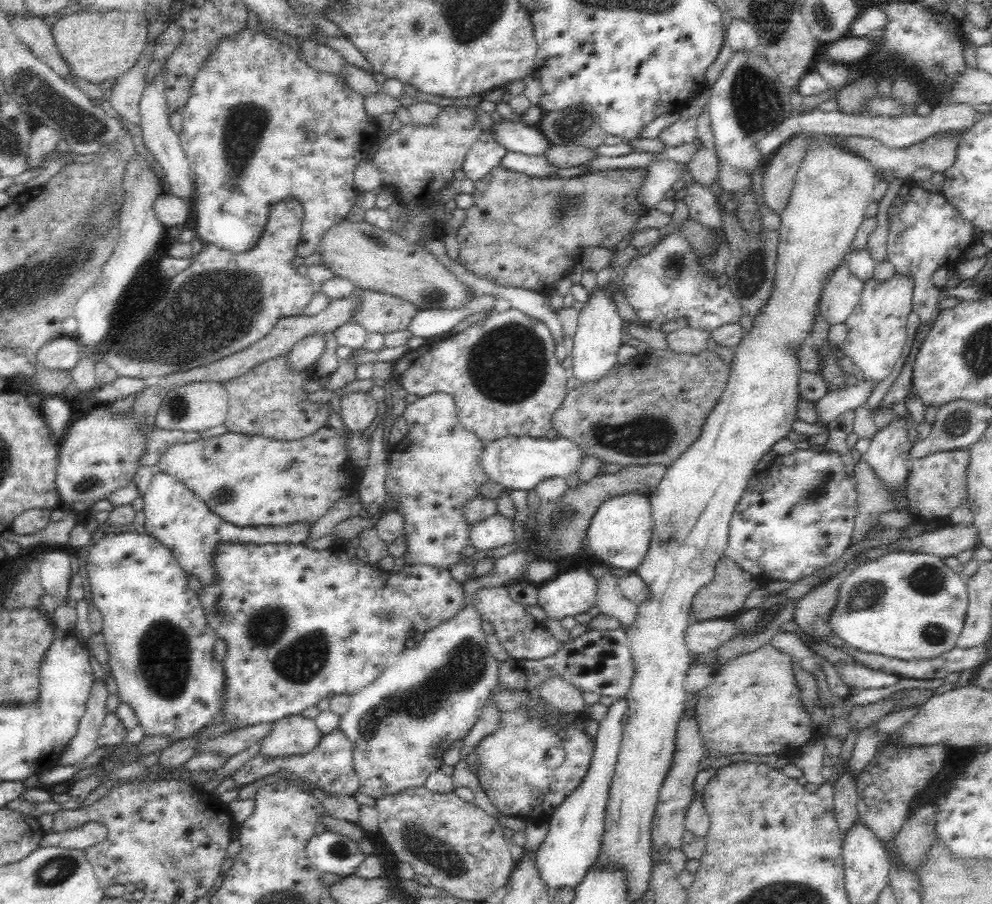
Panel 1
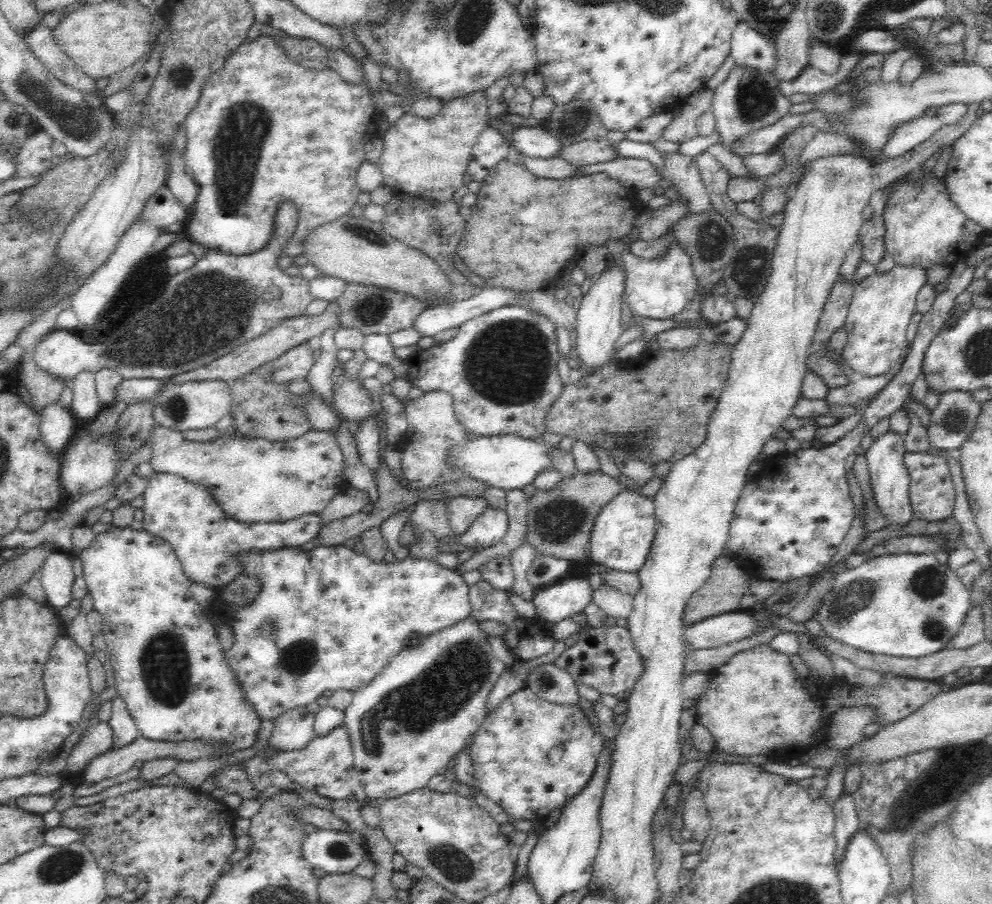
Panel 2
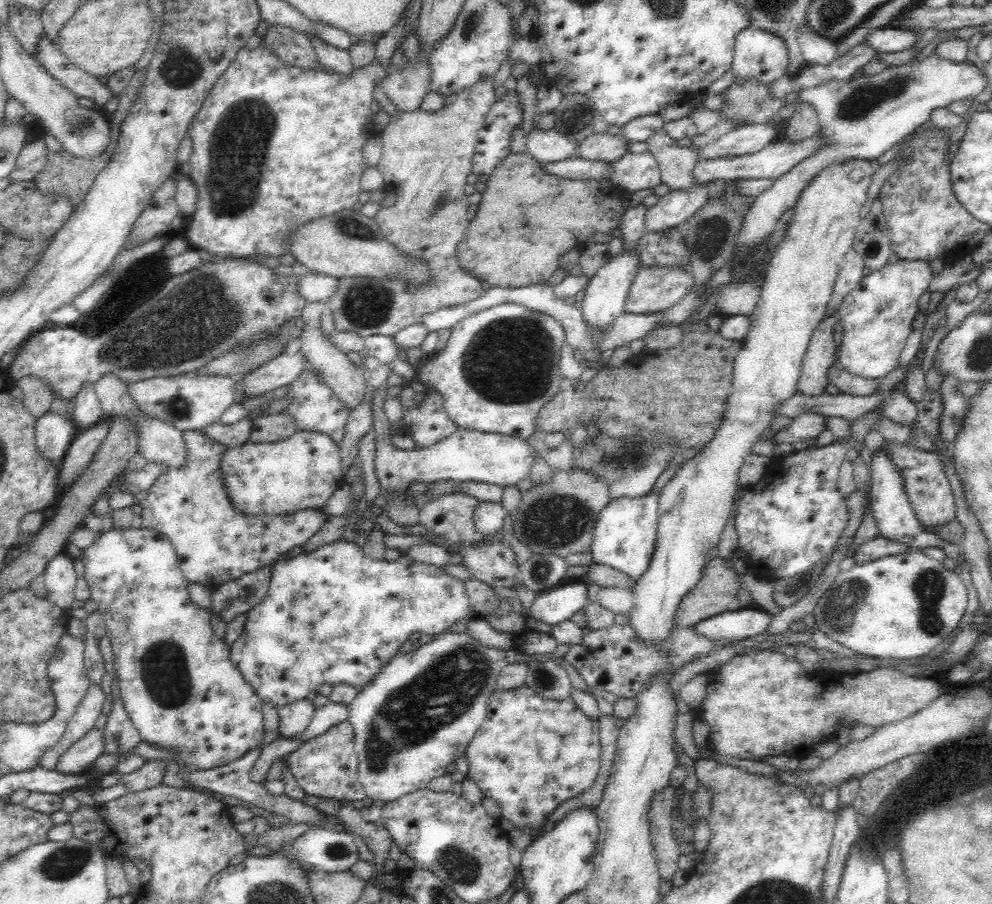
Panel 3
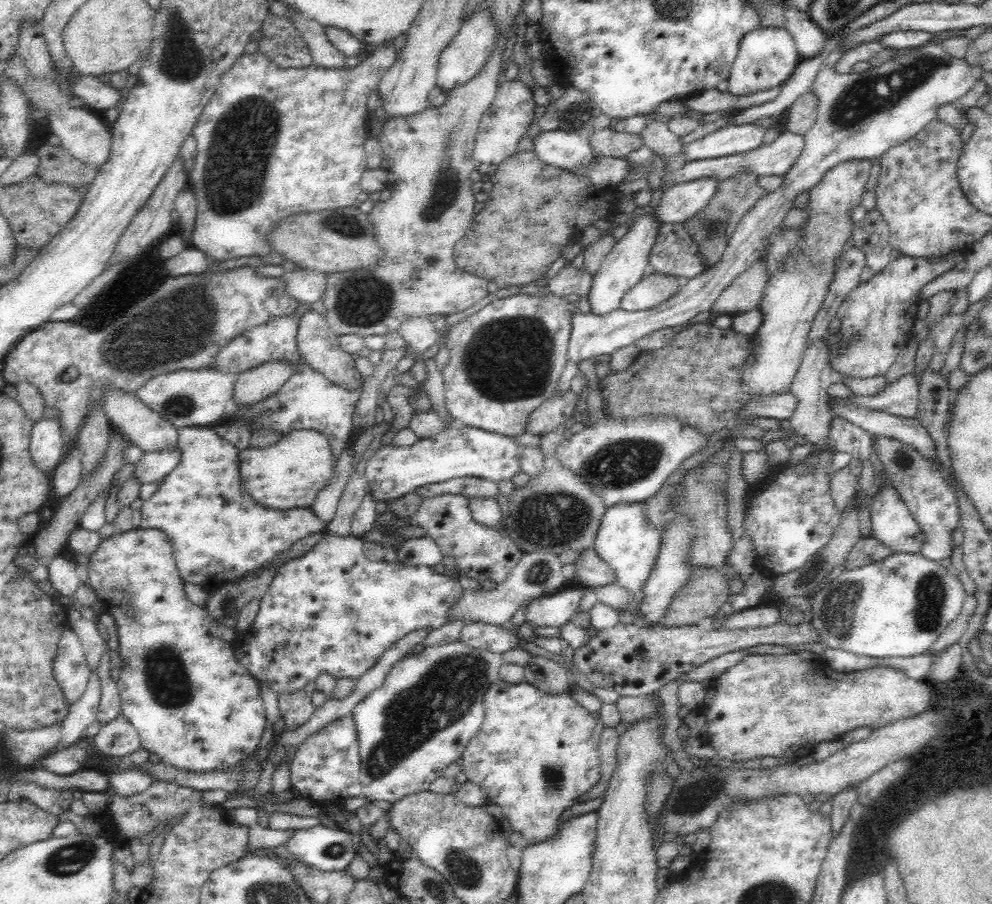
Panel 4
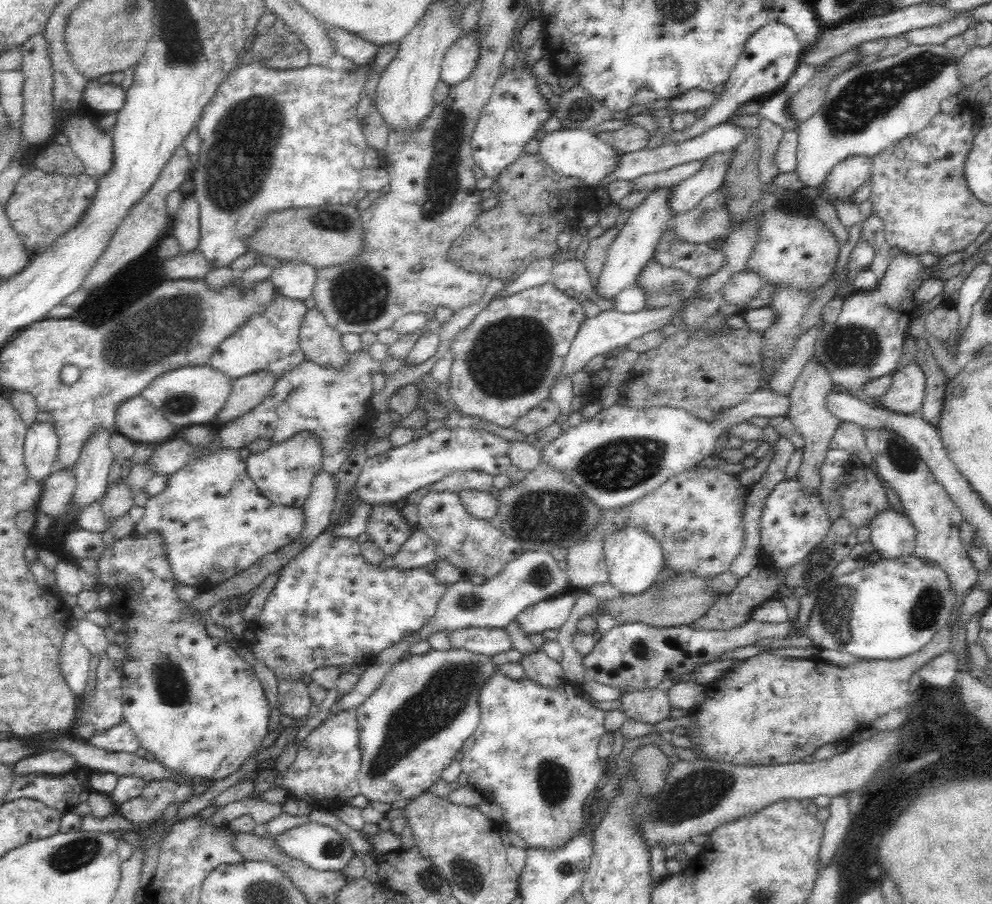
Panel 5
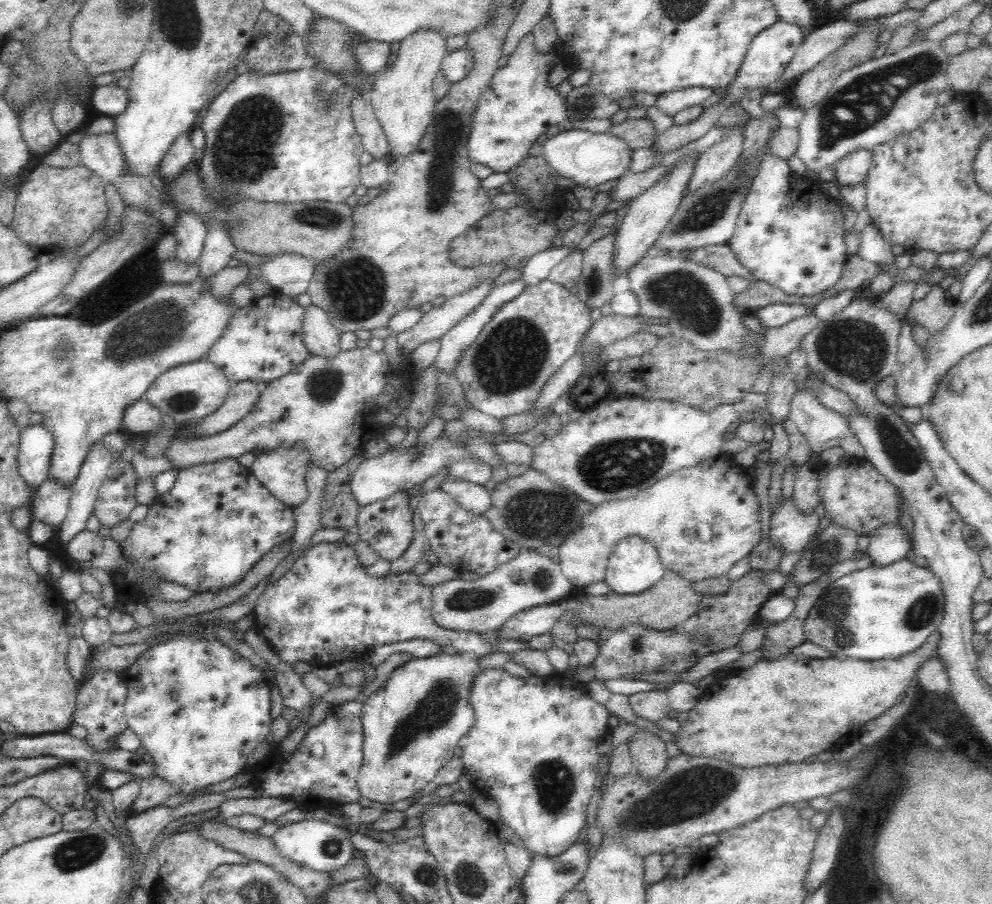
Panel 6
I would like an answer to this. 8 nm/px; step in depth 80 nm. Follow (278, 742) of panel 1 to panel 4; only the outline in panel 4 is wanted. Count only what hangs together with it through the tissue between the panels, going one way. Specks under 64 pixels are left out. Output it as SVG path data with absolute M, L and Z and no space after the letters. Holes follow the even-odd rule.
M309 691L282 694L278 697L279 716L283 719L284 730L294 730L304 724L315 711L313 700Z

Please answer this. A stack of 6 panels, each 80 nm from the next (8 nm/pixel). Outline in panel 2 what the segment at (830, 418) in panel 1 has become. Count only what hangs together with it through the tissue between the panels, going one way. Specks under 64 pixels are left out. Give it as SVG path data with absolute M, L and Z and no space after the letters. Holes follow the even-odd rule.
M899 361L892 370L882 376L855 377L852 382L840 387L831 388L826 397L828 407L841 407L842 405L853 405L864 402L872 394L879 393L893 376L899 372Z

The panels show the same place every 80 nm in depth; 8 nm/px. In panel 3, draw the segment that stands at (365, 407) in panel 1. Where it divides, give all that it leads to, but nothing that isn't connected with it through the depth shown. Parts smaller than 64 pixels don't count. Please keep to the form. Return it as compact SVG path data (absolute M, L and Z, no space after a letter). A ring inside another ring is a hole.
M327 301L308 302L301 314L304 326L302 334L299 336L301 350L304 356L309 360L309 366L312 369L319 370L323 376L323 382L332 389L338 401L342 401L344 407L348 407L349 412L363 403L367 391L368 375L360 367L354 365L346 357L346 353L333 346L331 339L326 337L320 327L320 315L324 312Z

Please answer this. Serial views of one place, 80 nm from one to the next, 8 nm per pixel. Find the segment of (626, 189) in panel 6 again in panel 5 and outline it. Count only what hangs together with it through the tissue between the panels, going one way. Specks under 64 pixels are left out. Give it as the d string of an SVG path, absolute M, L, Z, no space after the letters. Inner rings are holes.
M696 160L672 166L668 170L656 172L656 174L638 176L632 182L633 192L636 192L636 190L654 191L664 187L676 187L680 182L684 182L684 180L688 180L688 178L698 174L702 170L702 166L704 166L704 161Z

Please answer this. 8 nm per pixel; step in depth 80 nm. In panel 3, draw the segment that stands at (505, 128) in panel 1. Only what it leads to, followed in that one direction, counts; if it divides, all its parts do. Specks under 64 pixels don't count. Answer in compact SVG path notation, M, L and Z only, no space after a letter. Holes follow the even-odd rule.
M534 127L526 136L526 151L540 163L552 163L576 155L579 144L568 141L566 136L553 131Z

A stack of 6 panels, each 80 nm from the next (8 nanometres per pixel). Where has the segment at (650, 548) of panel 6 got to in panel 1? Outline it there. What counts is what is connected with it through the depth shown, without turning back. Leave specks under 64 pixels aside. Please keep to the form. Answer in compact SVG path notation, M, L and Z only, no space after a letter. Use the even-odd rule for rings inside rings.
M628 493L604 500L588 524L585 540L591 556L609 567L636 571L649 549L653 532L648 494Z

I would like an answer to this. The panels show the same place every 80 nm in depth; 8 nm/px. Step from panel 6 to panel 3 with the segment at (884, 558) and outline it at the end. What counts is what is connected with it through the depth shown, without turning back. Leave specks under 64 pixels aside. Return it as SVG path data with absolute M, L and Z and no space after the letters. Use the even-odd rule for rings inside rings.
M884 440L881 447L872 453L869 470L871 478L869 497L871 498L872 514L879 528L879 536L903 542L909 548L913 548L914 551L920 551L926 547L938 547L945 552L947 557L956 558L959 550L961 550L961 545L942 540L936 533L922 529L922 525L916 518L916 513L914 513L913 506L910 504L906 494L903 473L894 464L891 454L889 454L890 443L892 442Z

